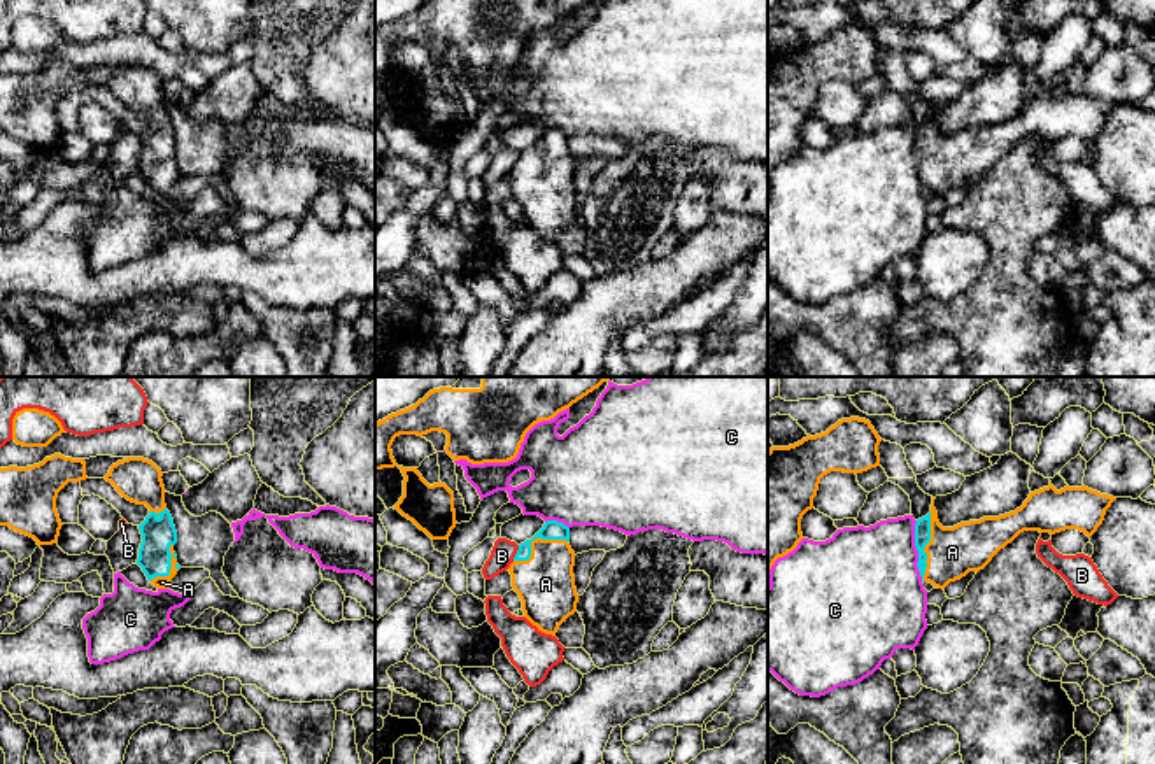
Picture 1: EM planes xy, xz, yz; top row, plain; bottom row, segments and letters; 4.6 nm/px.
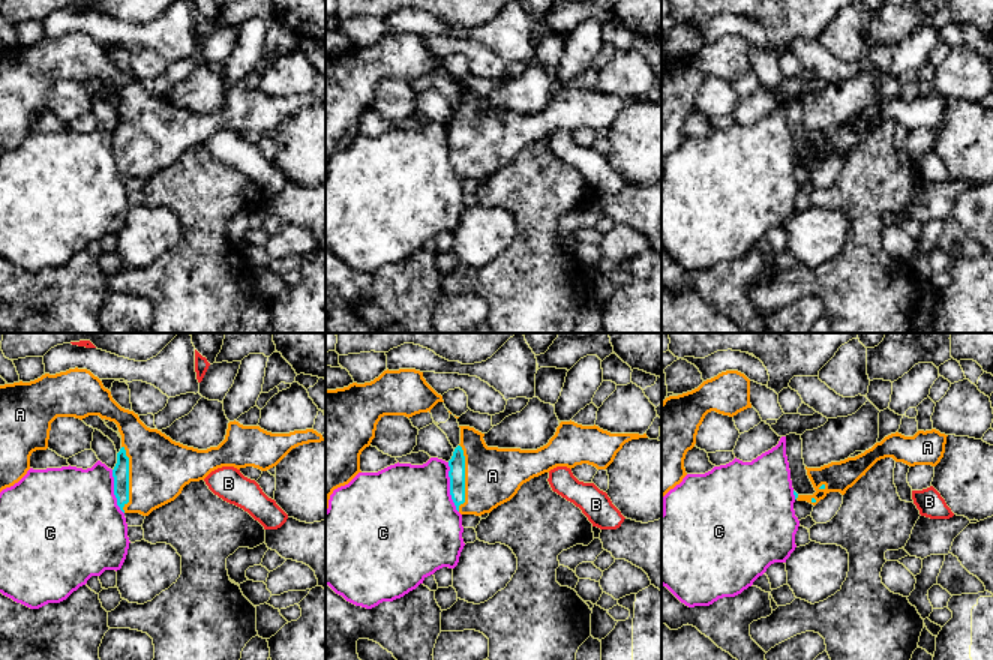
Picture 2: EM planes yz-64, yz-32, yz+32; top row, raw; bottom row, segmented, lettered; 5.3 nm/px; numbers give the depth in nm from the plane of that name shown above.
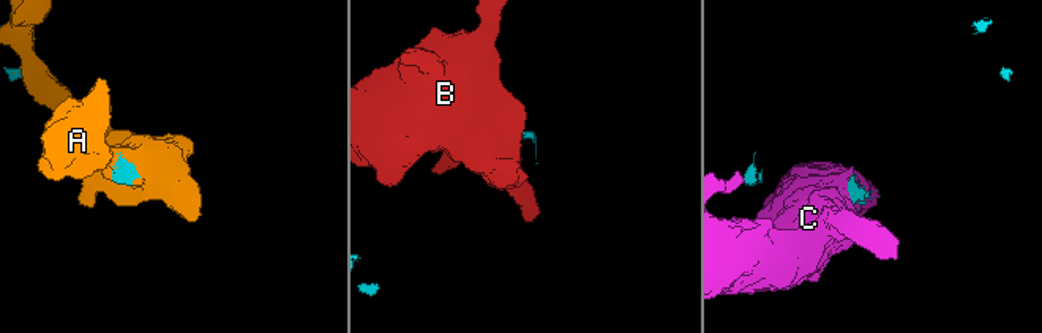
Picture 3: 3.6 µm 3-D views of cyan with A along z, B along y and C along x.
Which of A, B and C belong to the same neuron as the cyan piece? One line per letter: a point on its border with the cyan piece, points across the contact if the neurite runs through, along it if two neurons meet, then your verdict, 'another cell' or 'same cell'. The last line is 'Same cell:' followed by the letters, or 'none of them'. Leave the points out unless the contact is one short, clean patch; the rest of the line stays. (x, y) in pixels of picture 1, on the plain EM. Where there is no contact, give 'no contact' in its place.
A: contact yz (924, 155); same cell
B: contact xz (517, 160); another cell
C: contact yz (917, 156); border yz (915, 128), (917, 177), (922, 188); another cell
Same cell: A

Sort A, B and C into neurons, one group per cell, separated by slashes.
A / B / C

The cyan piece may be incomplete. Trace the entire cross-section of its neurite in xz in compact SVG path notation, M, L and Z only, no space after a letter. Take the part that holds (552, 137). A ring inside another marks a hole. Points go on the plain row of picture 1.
M547 128L543 135L524 151L510 172L512 195L522 209L524 224L545 242L556 244L559 233L577 219L578 202L575 195L575 159L570 154L570 135L557 128Z

